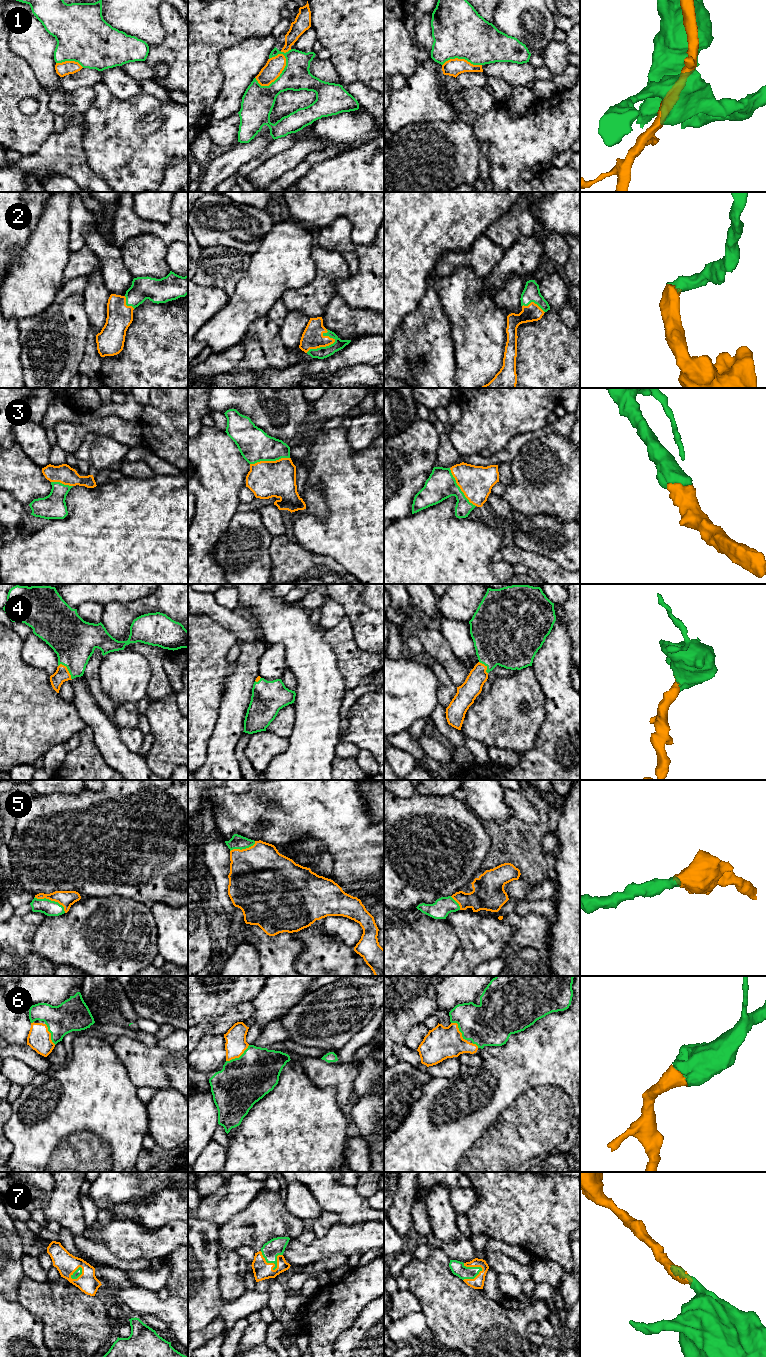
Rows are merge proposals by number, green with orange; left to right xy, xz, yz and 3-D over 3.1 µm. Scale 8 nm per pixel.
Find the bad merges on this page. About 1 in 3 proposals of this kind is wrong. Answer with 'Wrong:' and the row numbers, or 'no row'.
Wrong: 1

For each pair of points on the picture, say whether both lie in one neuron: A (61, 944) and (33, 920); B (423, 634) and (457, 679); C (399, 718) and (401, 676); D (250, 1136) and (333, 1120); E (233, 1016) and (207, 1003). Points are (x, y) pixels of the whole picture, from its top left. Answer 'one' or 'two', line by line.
A: two
B: one
C: one
D: one
E: two

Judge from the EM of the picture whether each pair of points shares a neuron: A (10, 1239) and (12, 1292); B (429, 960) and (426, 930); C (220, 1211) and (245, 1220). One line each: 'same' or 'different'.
A: same
B: same
C: different

